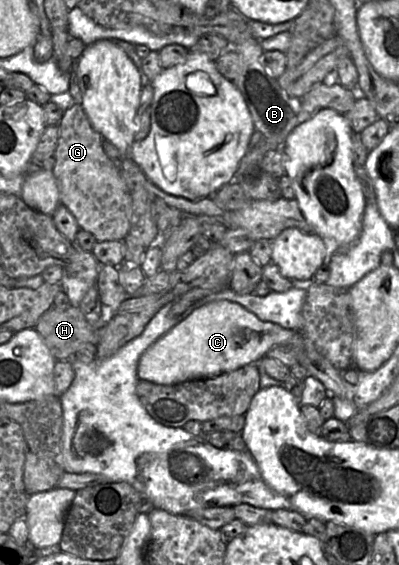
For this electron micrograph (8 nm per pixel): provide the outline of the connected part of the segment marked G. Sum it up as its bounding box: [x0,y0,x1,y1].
[52,103,132,241]

